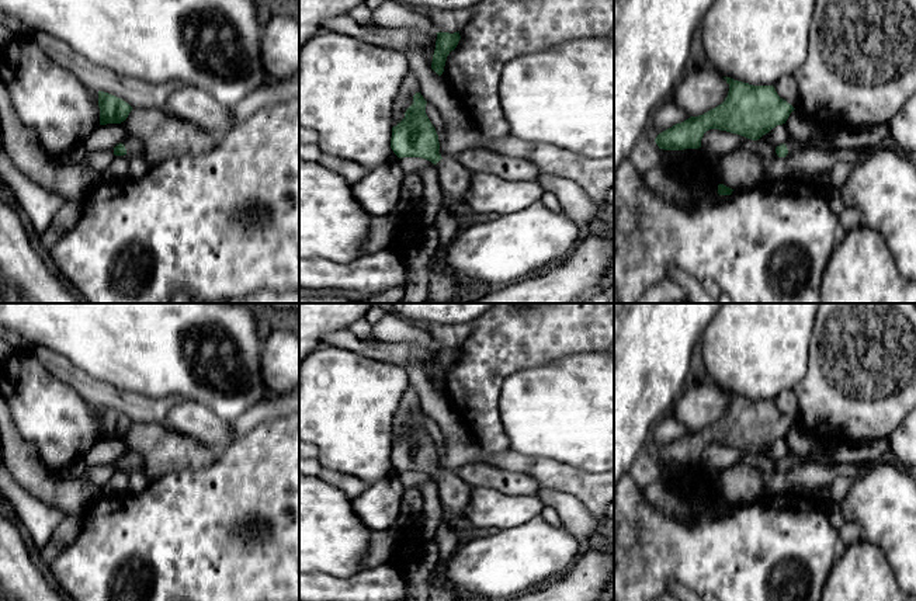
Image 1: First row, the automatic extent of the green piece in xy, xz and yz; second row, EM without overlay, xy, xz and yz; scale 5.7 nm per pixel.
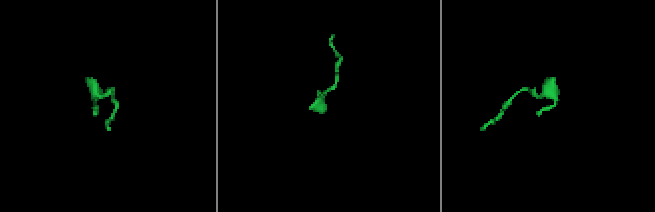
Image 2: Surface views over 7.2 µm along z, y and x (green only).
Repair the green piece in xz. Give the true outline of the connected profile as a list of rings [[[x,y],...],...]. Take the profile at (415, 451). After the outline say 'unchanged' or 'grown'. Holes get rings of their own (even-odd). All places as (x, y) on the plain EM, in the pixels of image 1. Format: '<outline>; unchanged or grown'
[[[420,407],[413,410],[413,418],[405,432],[392,442],[391,463],[402,472],[421,472],[437,480],[443,510],[452,529],[466,531],[473,524],[466,515],[472,497],[472,486],[464,482],[457,472],[443,472],[436,442],[426,428],[427,416]]]; grown

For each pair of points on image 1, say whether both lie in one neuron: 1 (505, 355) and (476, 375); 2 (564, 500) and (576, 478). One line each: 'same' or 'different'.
1: same
2: different

